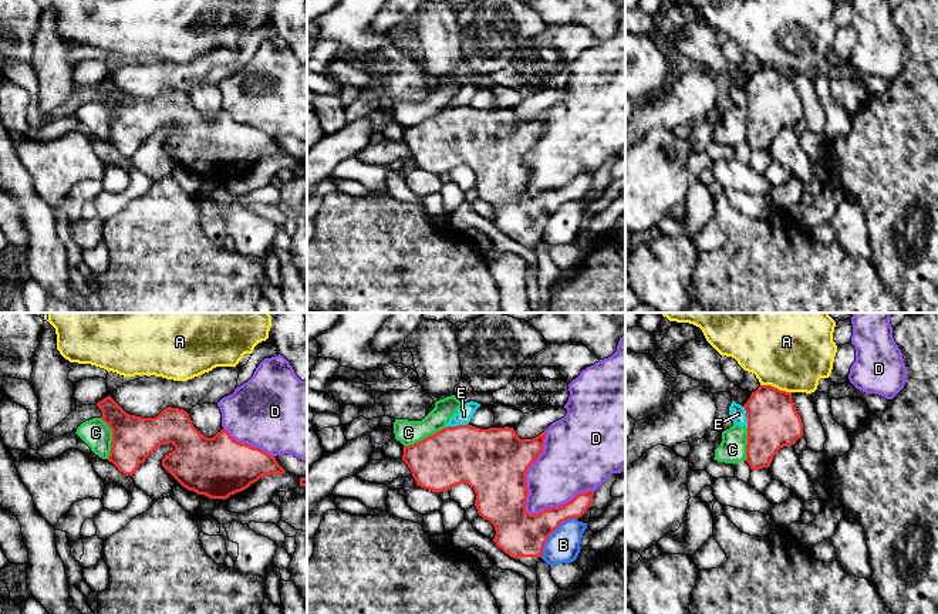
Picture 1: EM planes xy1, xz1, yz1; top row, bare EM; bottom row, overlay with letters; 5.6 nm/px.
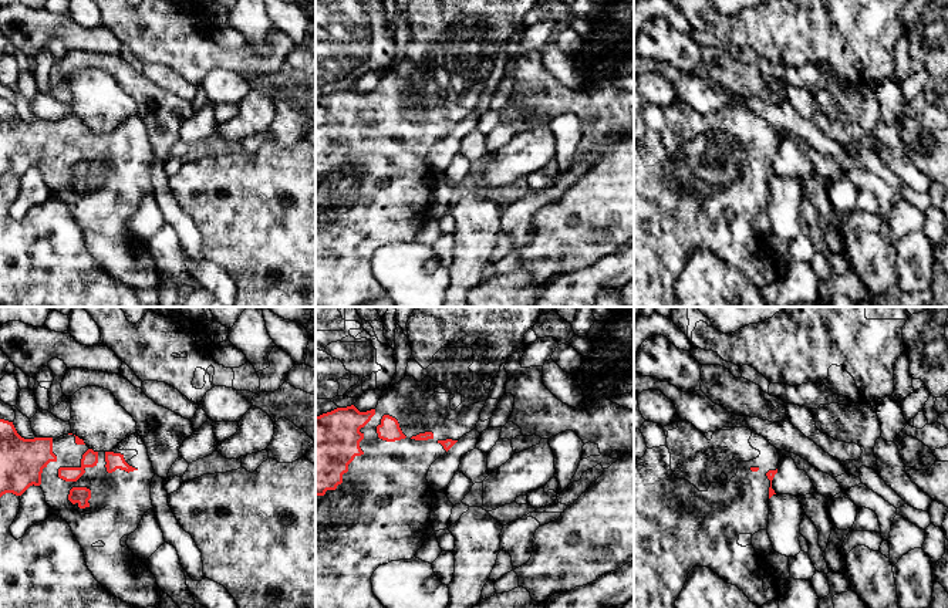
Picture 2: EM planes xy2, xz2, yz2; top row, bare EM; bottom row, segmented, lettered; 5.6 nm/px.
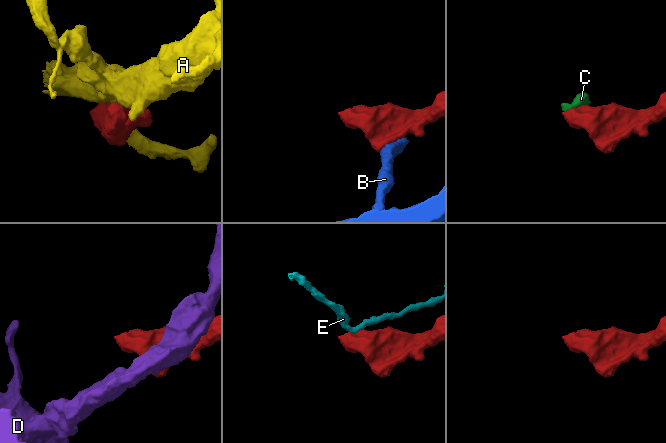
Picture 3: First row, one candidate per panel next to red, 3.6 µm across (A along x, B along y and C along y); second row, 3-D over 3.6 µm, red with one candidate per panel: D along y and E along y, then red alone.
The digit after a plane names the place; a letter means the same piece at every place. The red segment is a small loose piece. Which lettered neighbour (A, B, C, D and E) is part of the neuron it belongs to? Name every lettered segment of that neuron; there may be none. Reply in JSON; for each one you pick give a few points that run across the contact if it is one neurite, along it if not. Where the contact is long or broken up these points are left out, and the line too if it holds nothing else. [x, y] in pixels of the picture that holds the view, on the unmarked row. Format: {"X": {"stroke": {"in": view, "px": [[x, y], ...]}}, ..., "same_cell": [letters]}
{"same_cell": []}

